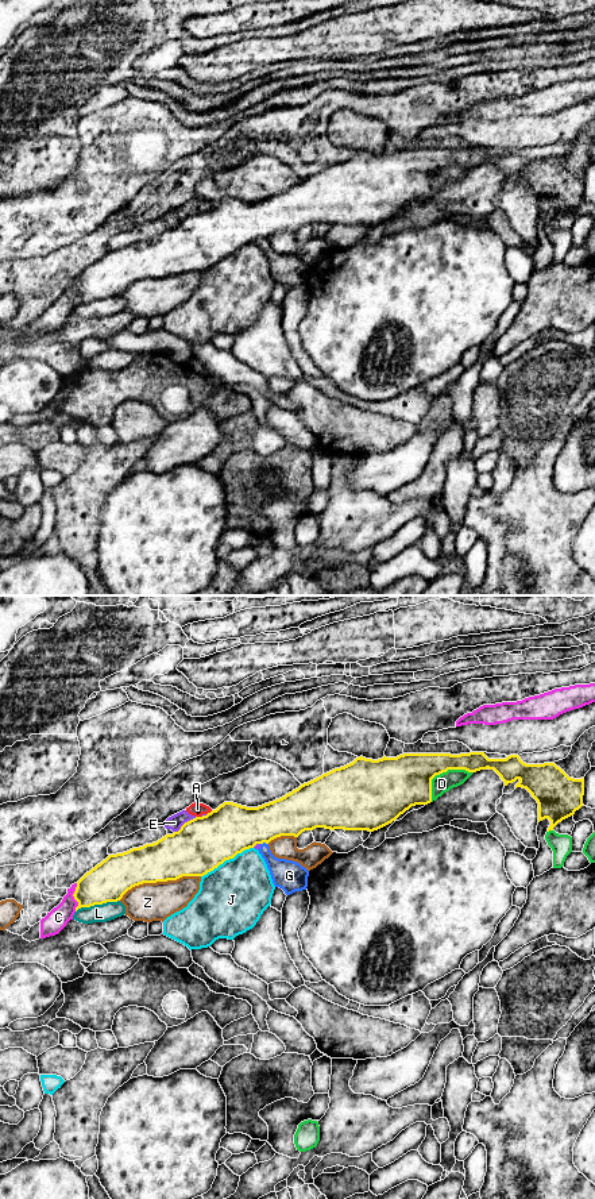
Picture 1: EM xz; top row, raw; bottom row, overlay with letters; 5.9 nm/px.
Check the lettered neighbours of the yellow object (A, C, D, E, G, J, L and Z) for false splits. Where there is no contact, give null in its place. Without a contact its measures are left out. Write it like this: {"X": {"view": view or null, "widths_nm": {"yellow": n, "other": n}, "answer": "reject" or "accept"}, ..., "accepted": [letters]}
{"A": {"view": "xz", "widths_nm": {"yellow": 320, "other": 90}, "answer": "reject"}, "C": {"view": "xz", "widths_nm": {"yellow": 240, "other": 120}, "answer": "reject"}, "D": {"view": "xz", "widths_nm": {"yellow": 320, "other": 120}, "answer": "reject"}, "E": {"view": "xz", "widths_nm": {"yellow": 320, "other": 90}, "answer": "reject"}, "G": {"view": "xz", "widths_nm": {"yellow": 300, "other": 180}, "answer": "reject"}, "J": {"view": "xz", "widths_nm": {"yellow": 320, "other": 400}, "answer": "reject"}, "L": {"view": "xz", "widths_nm": {"yellow": 240, "other": 110}, "answer": "reject"}, "Z": {"view": "xz", "widths_nm": {"yellow": 280, "other": 220}, "answer": "reject"}, "accepted": []}

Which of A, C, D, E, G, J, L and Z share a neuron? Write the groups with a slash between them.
A E G / C / D / J / L / Z

